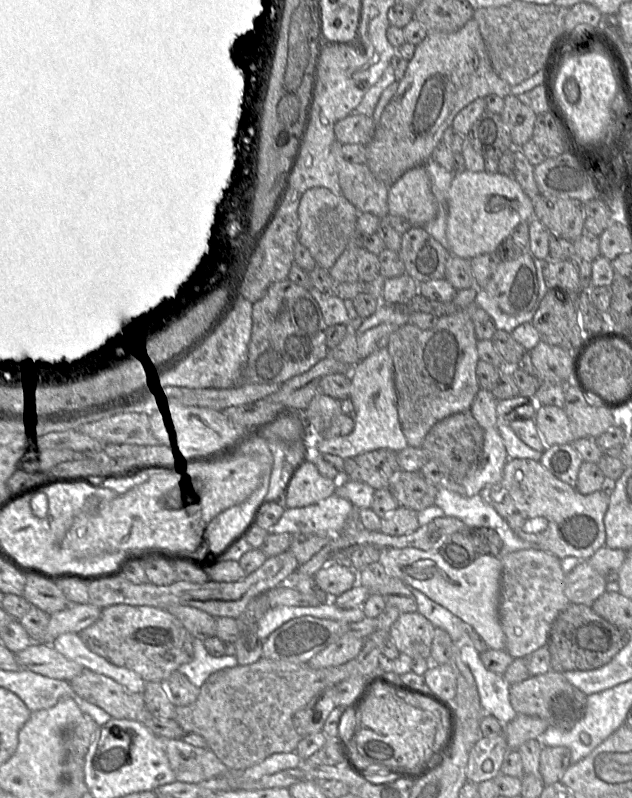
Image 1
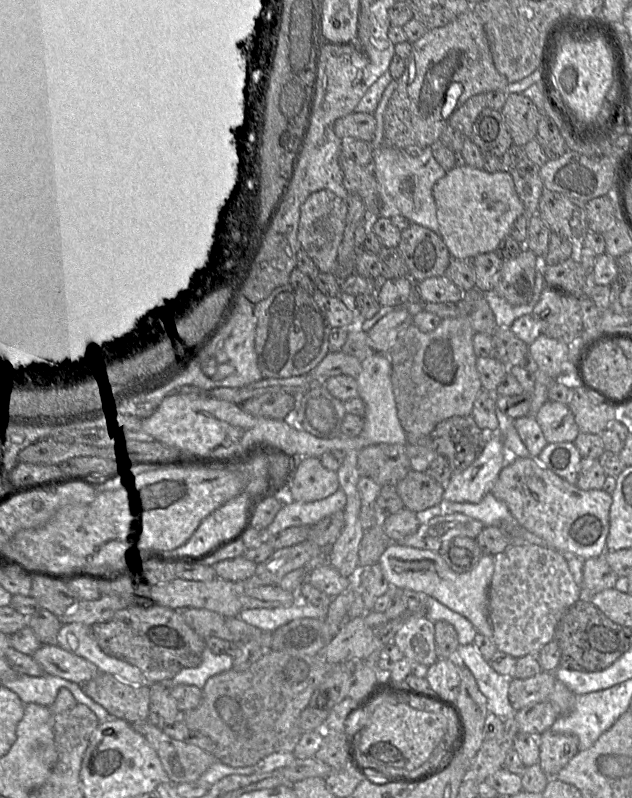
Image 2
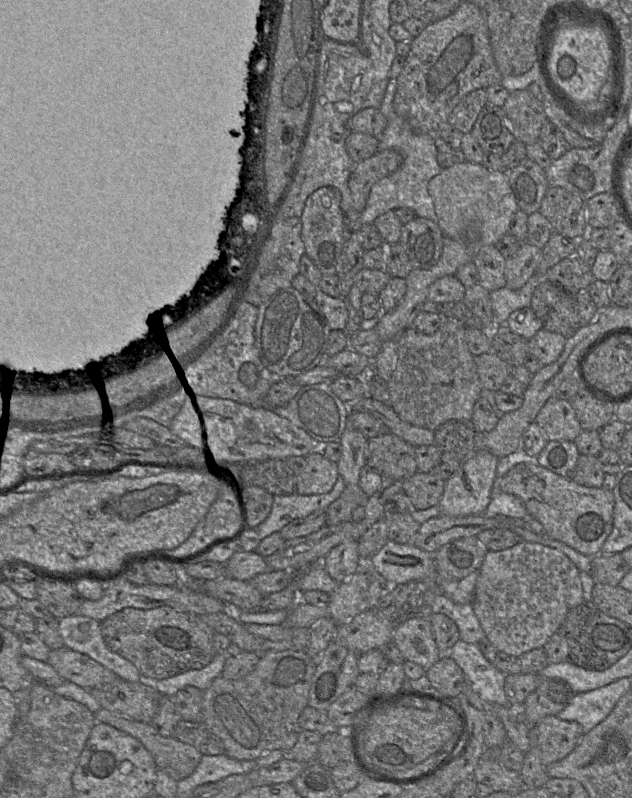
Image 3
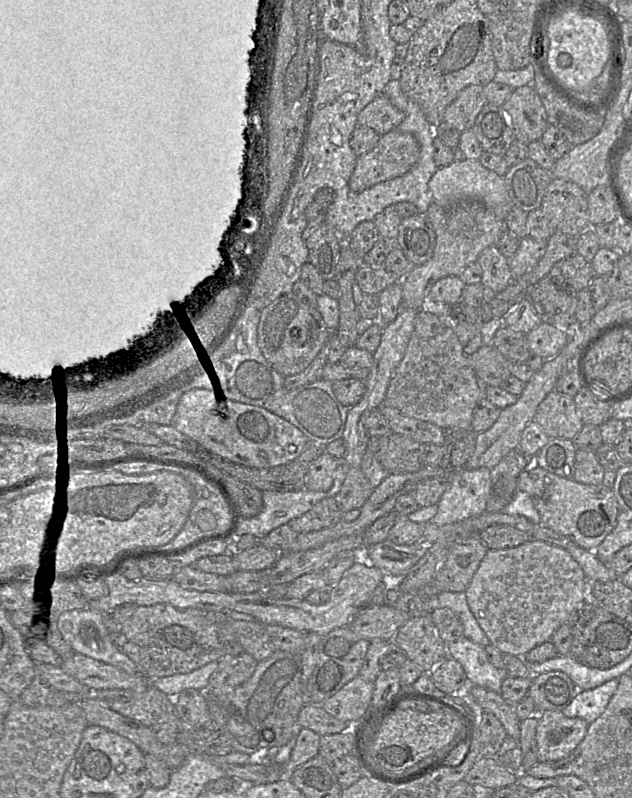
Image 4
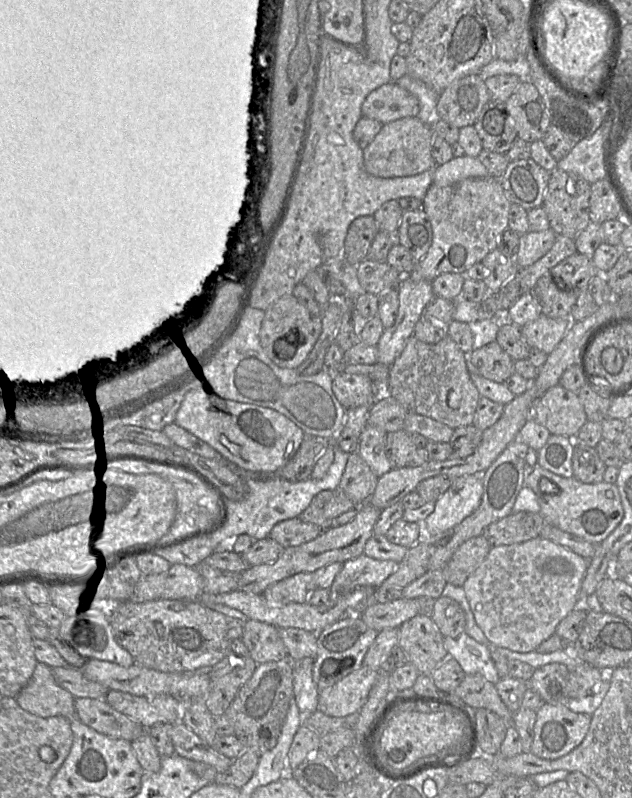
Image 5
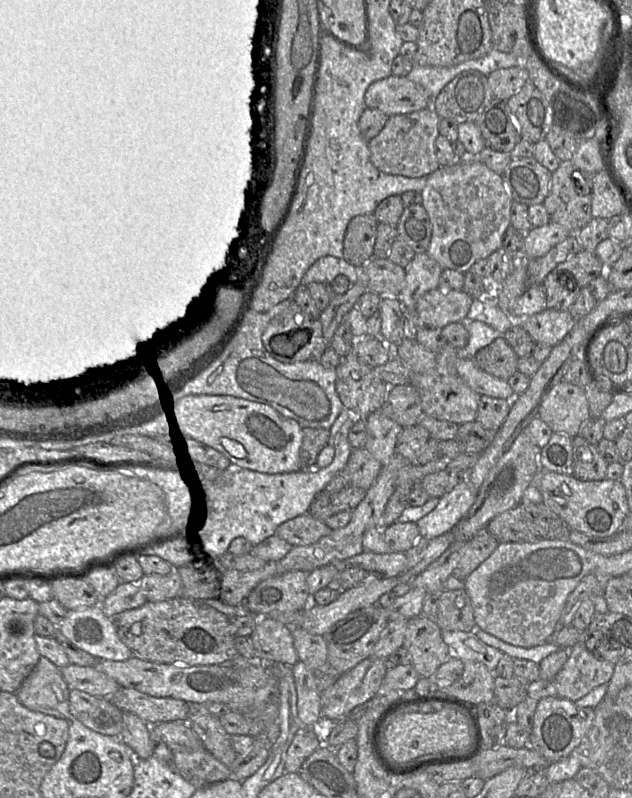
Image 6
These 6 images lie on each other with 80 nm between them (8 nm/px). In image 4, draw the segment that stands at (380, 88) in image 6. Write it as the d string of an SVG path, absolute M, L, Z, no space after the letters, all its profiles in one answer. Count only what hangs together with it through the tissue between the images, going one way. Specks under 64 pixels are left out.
M381 94L359 113L357 124L383 135L397 128L403 119L404 112L397 109L385 95Z

